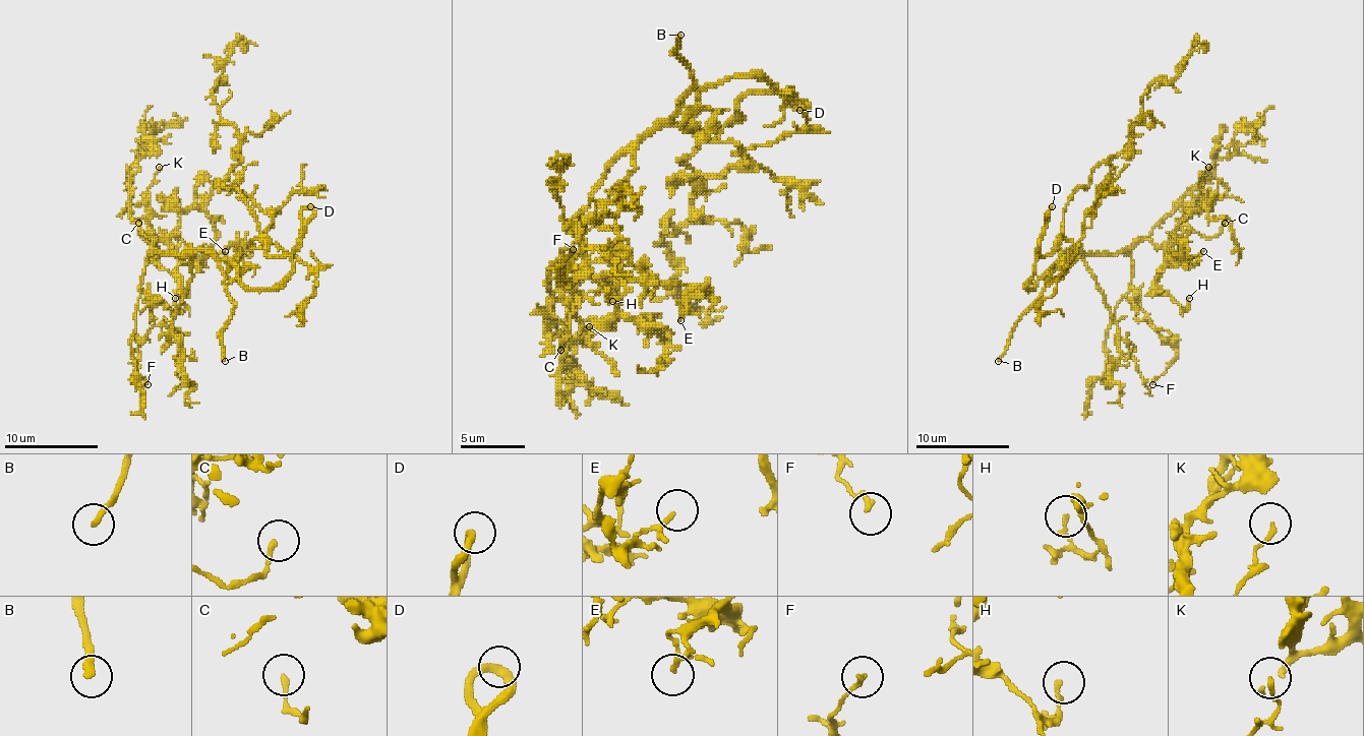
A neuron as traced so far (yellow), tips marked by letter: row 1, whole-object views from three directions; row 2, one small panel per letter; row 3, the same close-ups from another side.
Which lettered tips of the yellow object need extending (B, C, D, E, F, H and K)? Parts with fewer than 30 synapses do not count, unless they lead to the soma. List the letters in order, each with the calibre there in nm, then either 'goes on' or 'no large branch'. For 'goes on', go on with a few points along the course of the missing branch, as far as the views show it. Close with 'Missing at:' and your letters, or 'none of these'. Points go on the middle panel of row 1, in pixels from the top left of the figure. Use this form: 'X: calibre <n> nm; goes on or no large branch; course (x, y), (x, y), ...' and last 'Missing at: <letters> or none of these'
B: calibre 220 nm; goes on
C: calibre 170 nm; no large branch
D: calibre 260 nm; no large branch
E: calibre 120 nm; no large branch
F: calibre 160 nm; no large branch
H: calibre 170 nm; no large branch
K: calibre 100 nm; no large branch
Missing at: B

